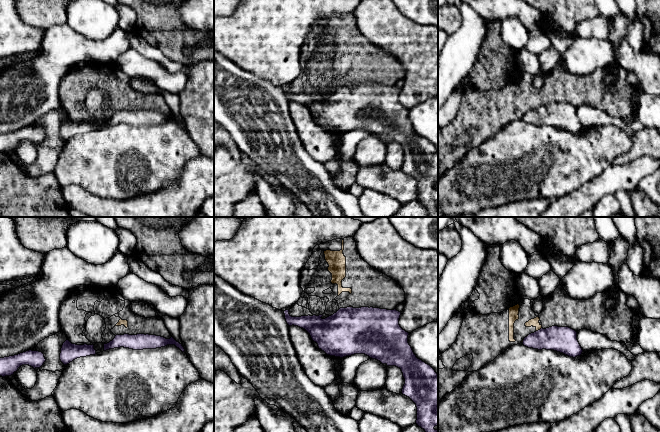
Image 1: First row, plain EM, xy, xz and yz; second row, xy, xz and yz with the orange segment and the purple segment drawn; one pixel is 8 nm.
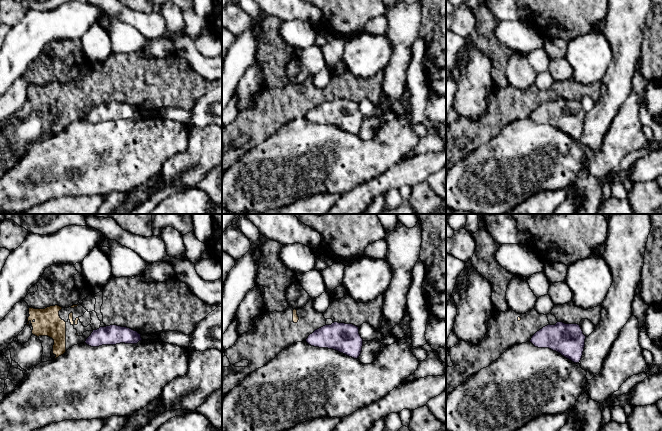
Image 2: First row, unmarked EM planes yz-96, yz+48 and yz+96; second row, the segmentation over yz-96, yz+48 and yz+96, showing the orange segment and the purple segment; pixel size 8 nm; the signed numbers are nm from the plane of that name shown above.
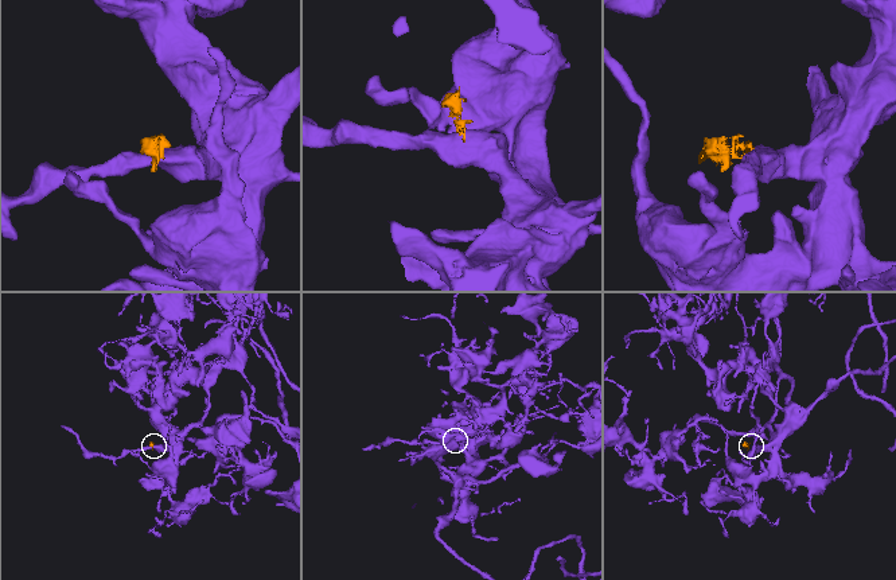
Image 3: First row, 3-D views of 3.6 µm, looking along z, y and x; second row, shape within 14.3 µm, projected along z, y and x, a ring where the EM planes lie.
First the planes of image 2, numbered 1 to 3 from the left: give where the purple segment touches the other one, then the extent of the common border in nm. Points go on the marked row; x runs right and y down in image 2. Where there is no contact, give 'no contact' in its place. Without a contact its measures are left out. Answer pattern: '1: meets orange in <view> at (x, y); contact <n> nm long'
1: no contact
2: no contact
3: no contact

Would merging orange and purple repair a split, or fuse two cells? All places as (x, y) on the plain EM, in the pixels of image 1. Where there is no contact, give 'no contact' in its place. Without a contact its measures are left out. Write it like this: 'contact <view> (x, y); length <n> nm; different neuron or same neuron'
contact yz (538, 105); length 60 nm; different neuron

